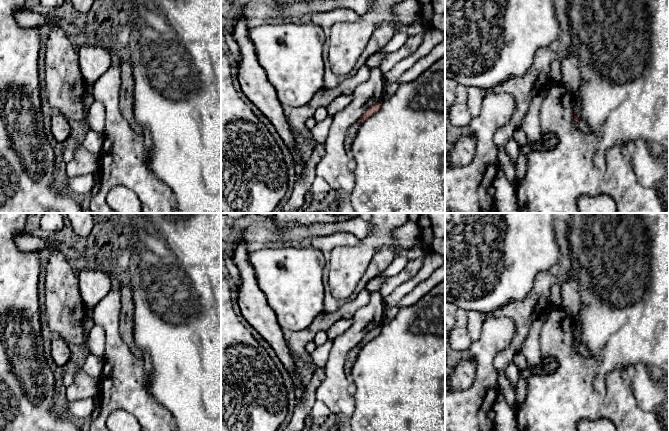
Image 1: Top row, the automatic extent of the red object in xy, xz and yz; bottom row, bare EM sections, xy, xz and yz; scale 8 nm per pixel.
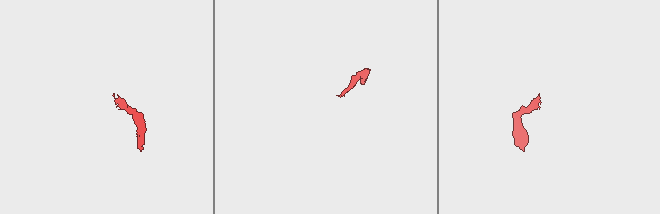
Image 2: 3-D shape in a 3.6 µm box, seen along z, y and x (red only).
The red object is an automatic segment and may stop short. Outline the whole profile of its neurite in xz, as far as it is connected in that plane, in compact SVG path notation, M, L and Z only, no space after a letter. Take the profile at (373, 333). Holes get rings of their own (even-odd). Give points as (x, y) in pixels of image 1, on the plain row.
M377 326L376 328L370 330L364 338L361 340L361 342L353 348L347 355L345 359L345 364L344 364L344 371L345 373L350 376L350 373L352 371L352 366L357 360L357 357L362 349L363 346L365 346L367 343L369 343L373 338L375 338L377 335L380 334L382 330L382 326Z

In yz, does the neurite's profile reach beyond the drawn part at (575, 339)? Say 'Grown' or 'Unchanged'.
Grown

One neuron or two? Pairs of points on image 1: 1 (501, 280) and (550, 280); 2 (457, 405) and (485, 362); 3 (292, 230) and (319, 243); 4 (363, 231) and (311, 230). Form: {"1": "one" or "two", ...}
{"1": "two", "2": "one", "3": "two", "4": "one"}

